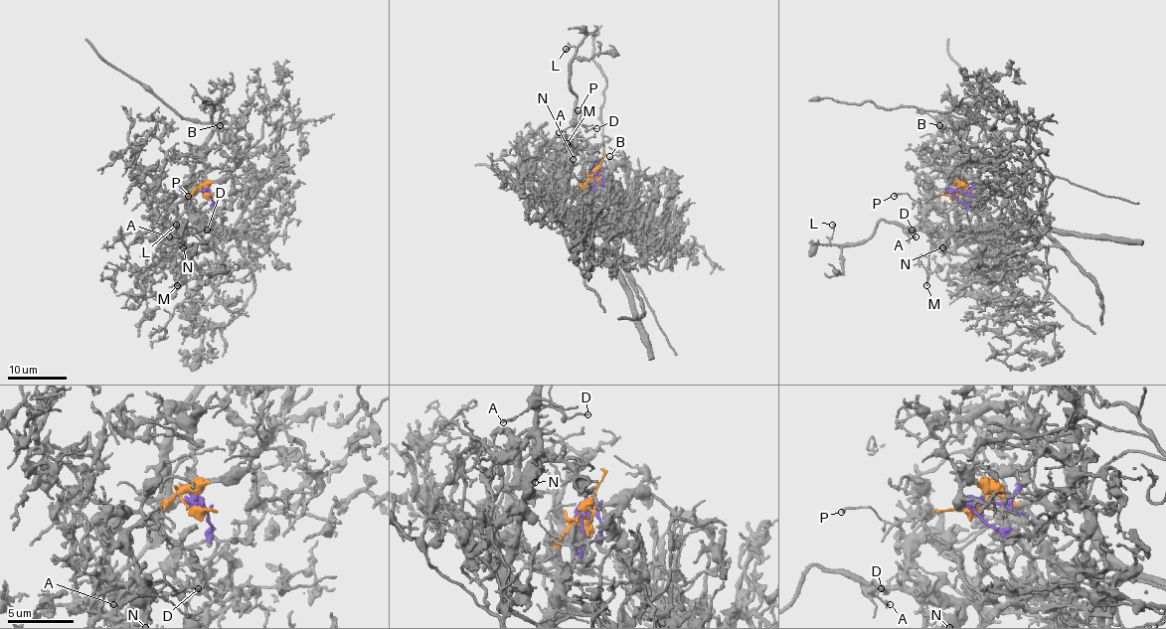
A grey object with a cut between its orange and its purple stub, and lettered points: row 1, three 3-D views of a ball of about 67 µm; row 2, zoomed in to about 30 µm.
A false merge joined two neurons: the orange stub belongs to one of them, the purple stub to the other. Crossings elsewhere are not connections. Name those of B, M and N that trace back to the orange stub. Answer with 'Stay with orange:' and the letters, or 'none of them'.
Stay with orange: M, N

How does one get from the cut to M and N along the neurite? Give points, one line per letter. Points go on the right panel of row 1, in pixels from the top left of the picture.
M: (953, 193), (959, 189), (998, 192), (1002, 196), (1005, 215), (993, 233), (968, 232), (931, 237), (926, 284)
N: (953, 193), (959, 189), (998, 192), (1005, 203), (1005, 215), (996, 232), (955, 233), (941, 247)

